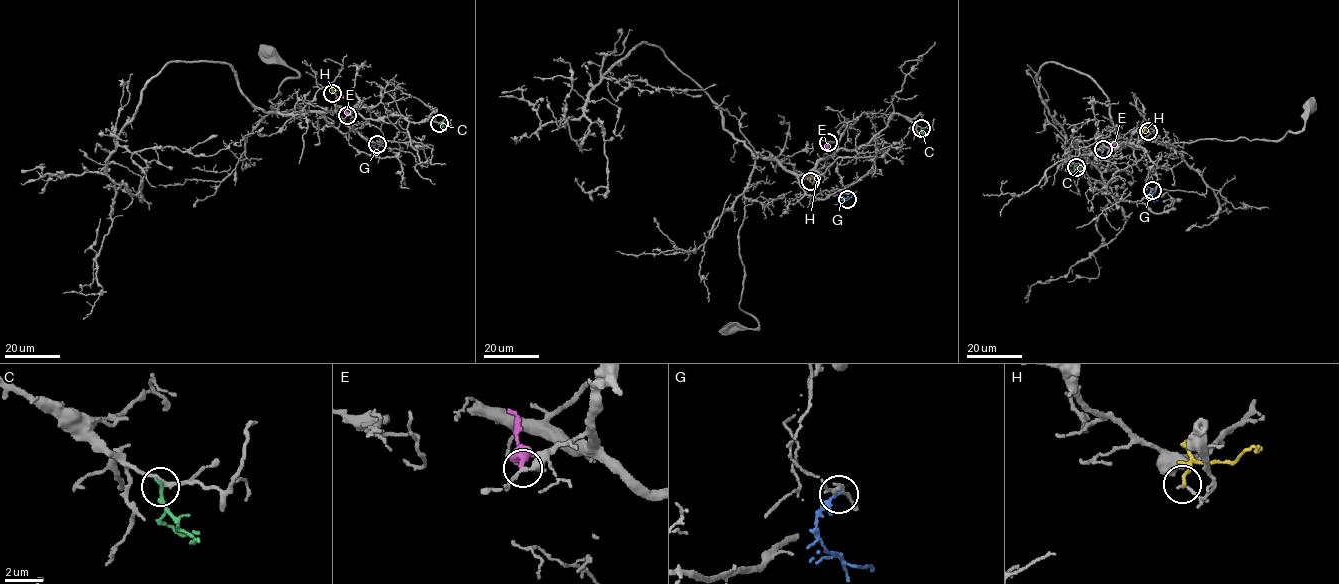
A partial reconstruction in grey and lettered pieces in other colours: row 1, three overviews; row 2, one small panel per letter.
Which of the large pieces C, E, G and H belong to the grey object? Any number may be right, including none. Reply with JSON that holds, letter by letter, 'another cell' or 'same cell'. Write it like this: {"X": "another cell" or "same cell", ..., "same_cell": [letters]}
{"C": "another cell", "E": "another cell", "G": "another cell", "H": "another cell", "same_cell": []}

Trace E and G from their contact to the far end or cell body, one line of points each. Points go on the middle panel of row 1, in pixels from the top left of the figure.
E: (828, 142), (825, 154)
G: (847, 199), (834, 204)

